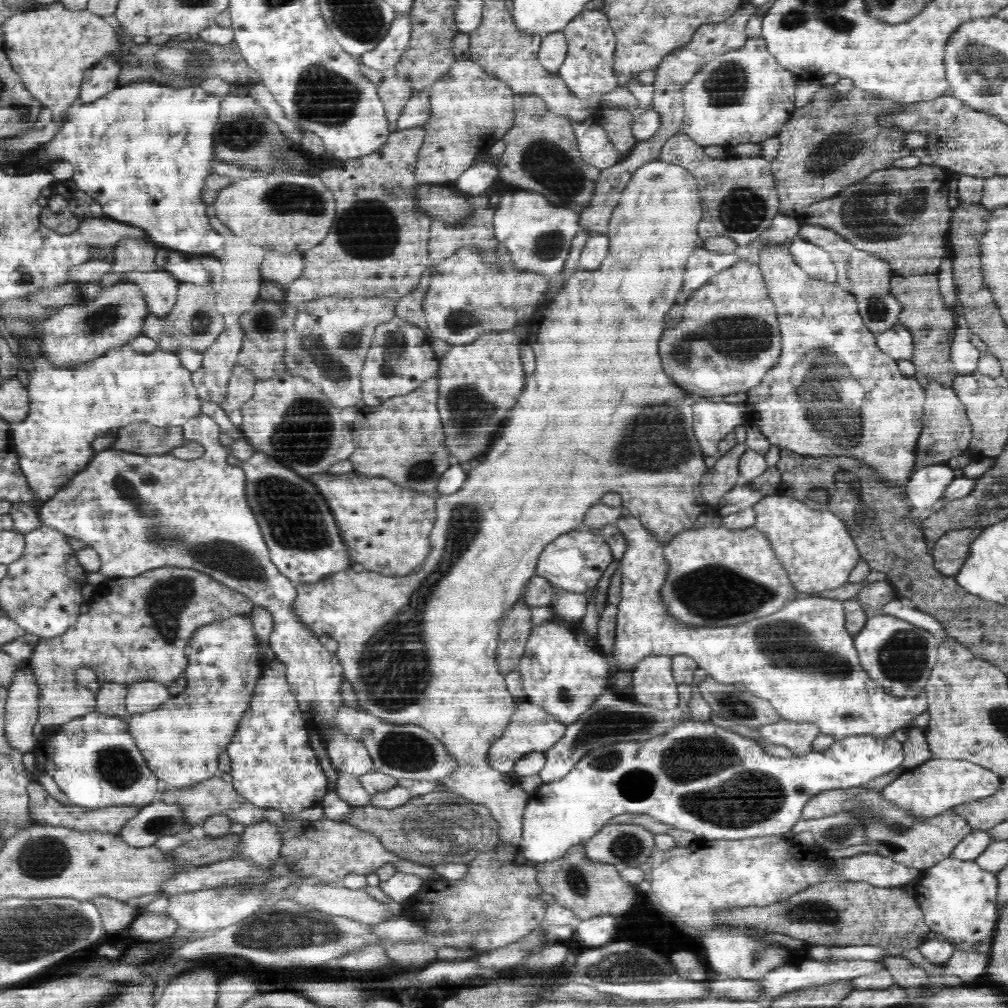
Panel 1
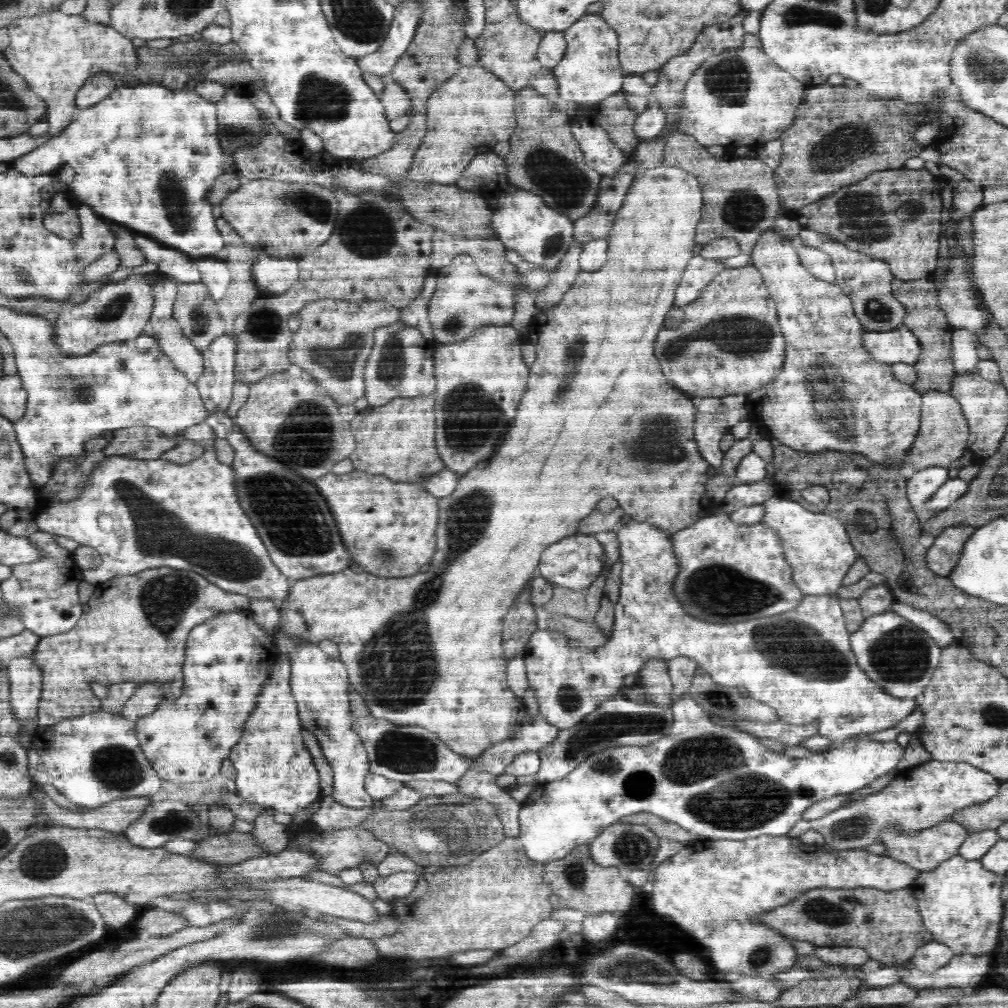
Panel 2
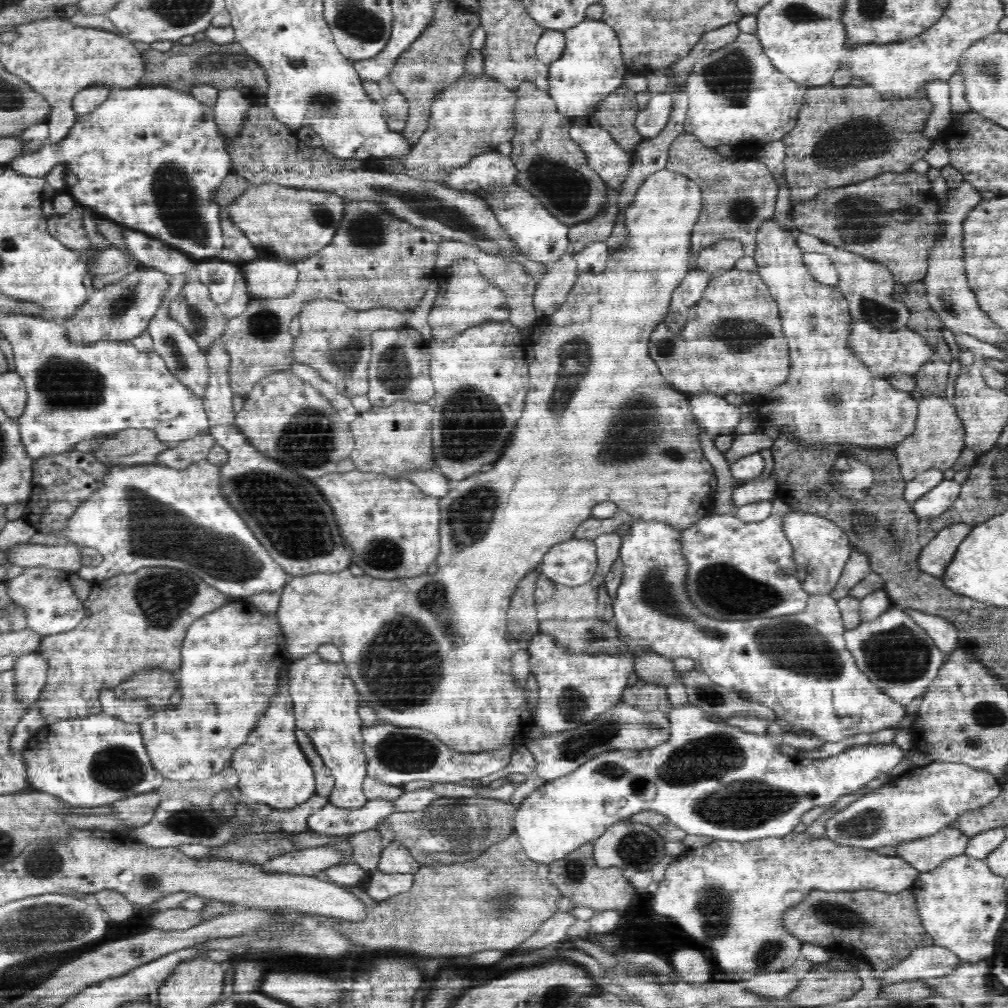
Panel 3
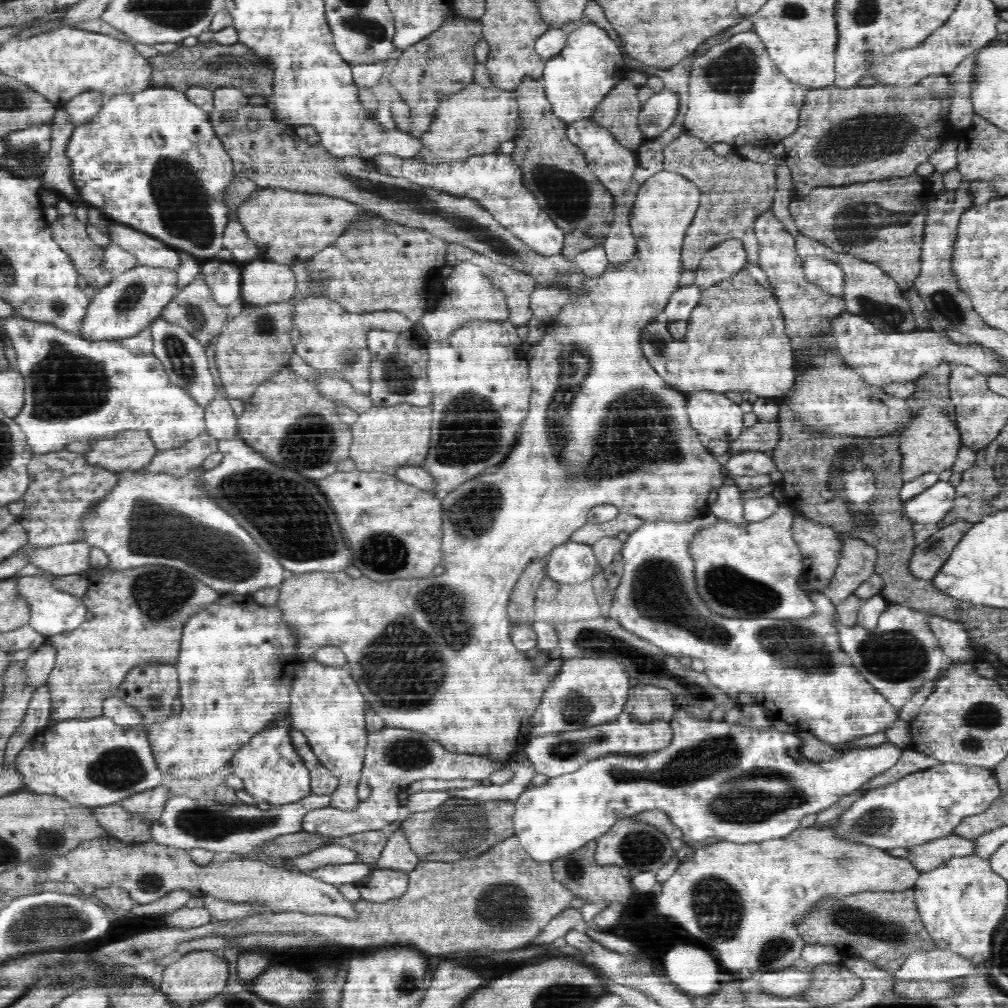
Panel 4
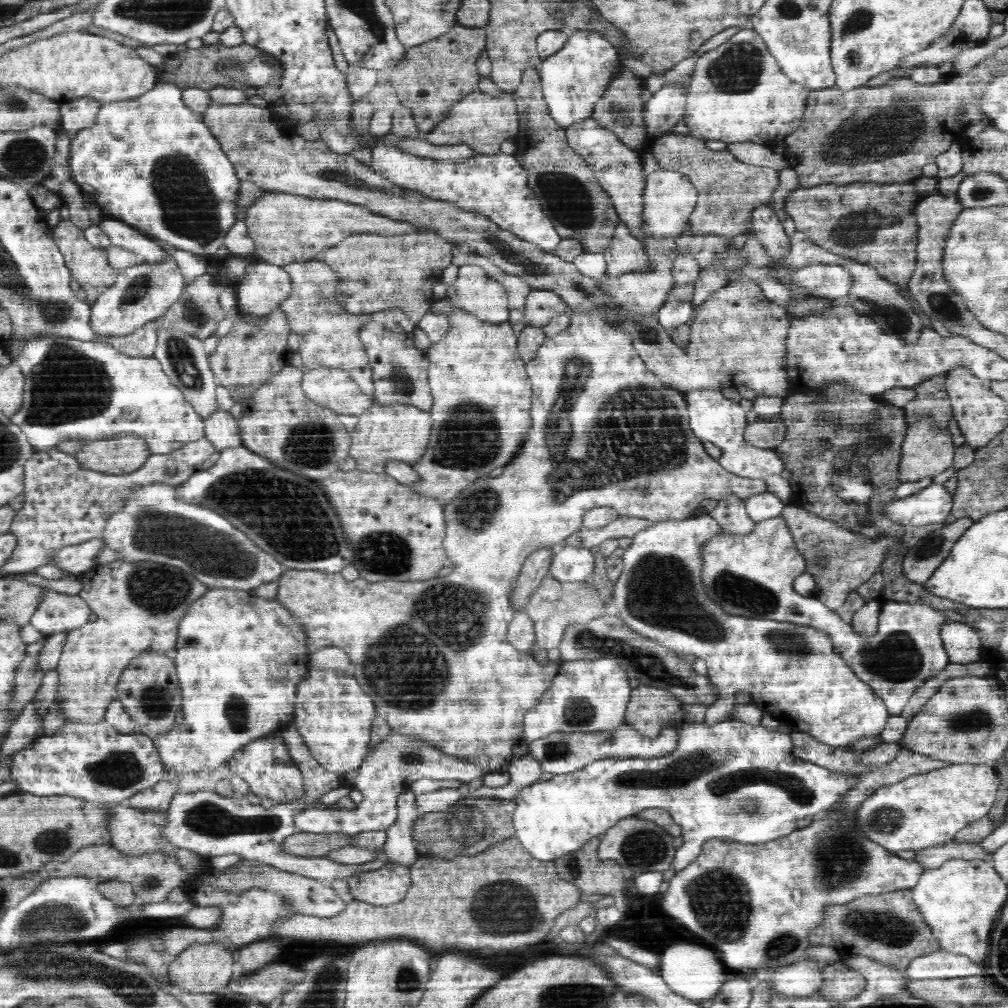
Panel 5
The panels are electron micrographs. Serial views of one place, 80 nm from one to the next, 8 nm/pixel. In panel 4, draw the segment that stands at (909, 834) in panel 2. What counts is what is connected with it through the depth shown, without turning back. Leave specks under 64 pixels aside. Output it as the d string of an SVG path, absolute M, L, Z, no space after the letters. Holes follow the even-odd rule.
M948 833L926 844L910 845L908 860L921 871L931 871L952 857L974 855L974 840Z

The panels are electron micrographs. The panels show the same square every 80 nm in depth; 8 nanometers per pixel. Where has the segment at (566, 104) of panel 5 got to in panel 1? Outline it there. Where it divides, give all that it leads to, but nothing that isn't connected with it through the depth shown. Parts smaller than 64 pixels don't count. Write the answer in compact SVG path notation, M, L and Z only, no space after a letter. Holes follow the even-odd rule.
M603 8L585 9L564 28L563 34L567 39L567 55L557 74L566 83L572 96L601 100L608 92L618 88L612 68L617 39Z

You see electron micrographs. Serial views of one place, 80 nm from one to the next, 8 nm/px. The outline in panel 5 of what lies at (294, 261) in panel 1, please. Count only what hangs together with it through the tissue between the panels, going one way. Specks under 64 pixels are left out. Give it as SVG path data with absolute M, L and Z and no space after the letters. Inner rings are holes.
M256 260L236 289L240 314L266 316L292 292L289 274L280 266Z

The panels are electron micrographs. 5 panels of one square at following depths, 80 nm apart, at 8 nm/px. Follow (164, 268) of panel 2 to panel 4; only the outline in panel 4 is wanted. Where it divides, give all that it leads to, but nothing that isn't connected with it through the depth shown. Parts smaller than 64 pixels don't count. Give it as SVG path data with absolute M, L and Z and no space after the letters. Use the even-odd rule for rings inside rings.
M110 221L109 239L133 254L140 265L176 271L182 261L176 249L122 223Z

